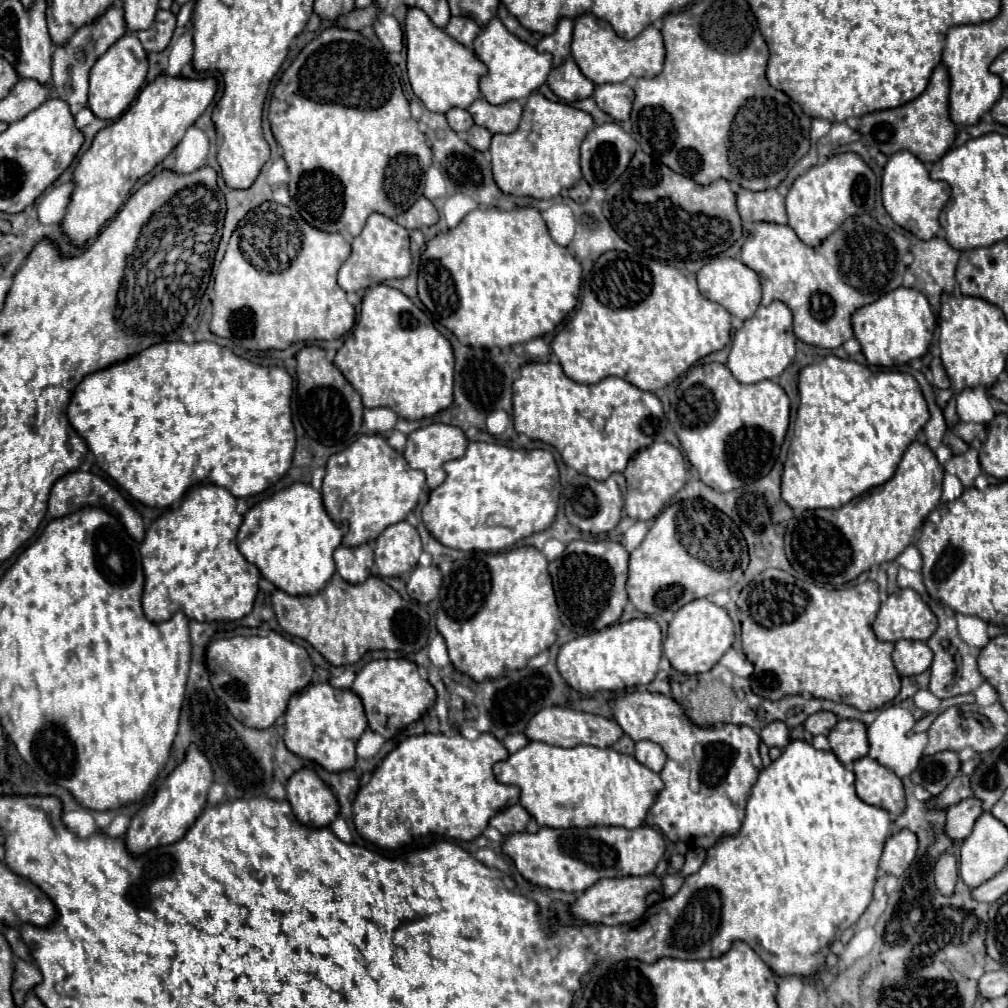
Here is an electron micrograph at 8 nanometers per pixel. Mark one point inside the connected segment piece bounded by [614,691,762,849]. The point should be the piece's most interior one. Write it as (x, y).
(730, 761)

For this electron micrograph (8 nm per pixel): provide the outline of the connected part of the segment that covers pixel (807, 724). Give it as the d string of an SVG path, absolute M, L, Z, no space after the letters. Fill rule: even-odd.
M820 711L816 715L810 715L806 721L804 721L804 729L812 735L828 735L830 729L836 725L836 715L828 713L828 711Z

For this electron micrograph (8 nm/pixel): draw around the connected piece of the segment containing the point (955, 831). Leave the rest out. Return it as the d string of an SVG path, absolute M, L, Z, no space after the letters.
M964 799L948 809L948 837L952 839L966 839L972 833L976 819L984 813L980 799Z

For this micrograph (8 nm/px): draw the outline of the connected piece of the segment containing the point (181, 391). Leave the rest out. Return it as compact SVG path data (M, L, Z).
M160 343L160 347L150 347L148 351L142 351L140 355L134 355L132 359L124 363L116 363L104 371L88 375L78 389L74 391L74 397L68 405L68 421L74 427L74 431L88 443L90 451L94 453L98 467L108 473L128 495L136 501L140 501L146 507L156 507L156 509L166 509L172 507L174 503L180 503L186 493L202 483L214 483L224 489L228 489L234 497L252 497L274 483L278 483L286 471L292 465L292 455L296 447L296 433L292 425L292 411L290 411L290 397L292 397L292 377L286 373L286 369L280 367L260 367L254 365L242 357L236 357L228 347L220 347L216 343Z

